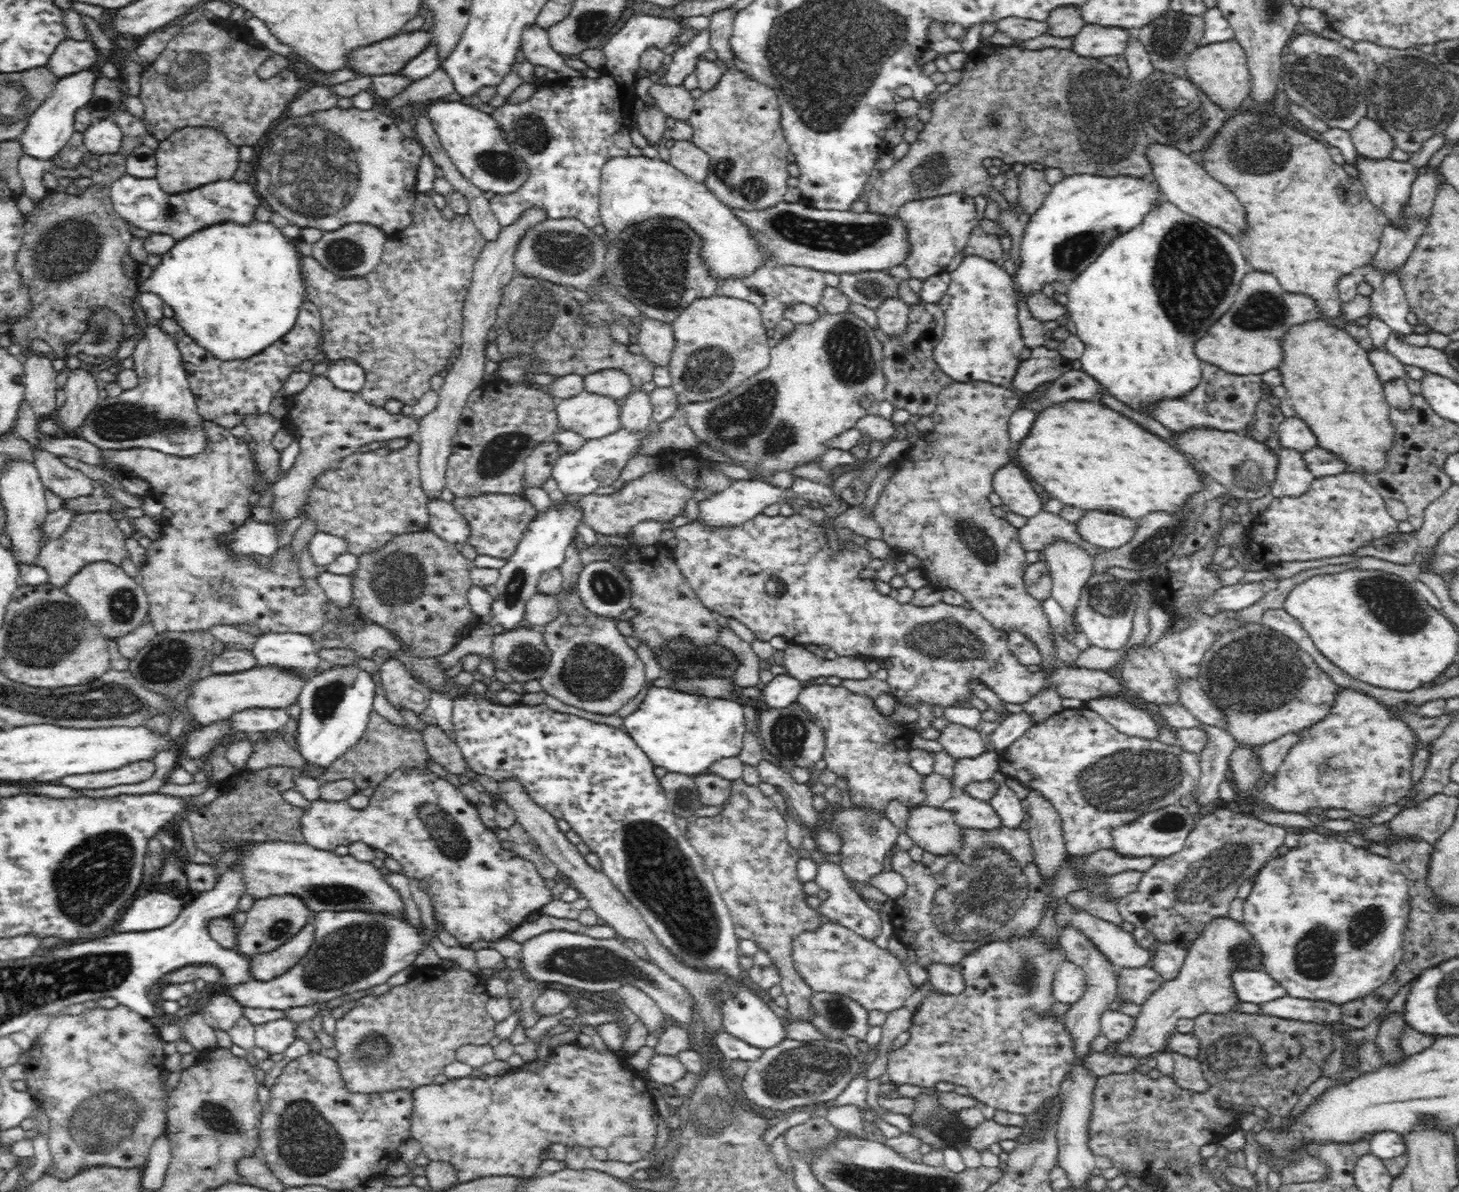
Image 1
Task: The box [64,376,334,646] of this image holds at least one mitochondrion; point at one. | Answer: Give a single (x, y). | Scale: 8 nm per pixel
(124, 421)

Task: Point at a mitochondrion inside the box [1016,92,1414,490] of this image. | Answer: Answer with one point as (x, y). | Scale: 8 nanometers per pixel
(1194, 272)

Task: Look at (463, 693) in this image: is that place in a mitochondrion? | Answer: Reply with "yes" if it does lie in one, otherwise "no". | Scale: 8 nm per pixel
no

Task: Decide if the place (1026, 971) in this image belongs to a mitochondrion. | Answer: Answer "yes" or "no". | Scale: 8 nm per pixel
yes

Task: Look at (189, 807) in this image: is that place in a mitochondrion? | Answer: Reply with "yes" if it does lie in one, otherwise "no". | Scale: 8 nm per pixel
no

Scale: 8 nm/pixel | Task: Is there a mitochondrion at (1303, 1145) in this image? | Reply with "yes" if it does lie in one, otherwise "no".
no

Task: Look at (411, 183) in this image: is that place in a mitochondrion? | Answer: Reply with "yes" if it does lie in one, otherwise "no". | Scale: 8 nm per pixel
no

